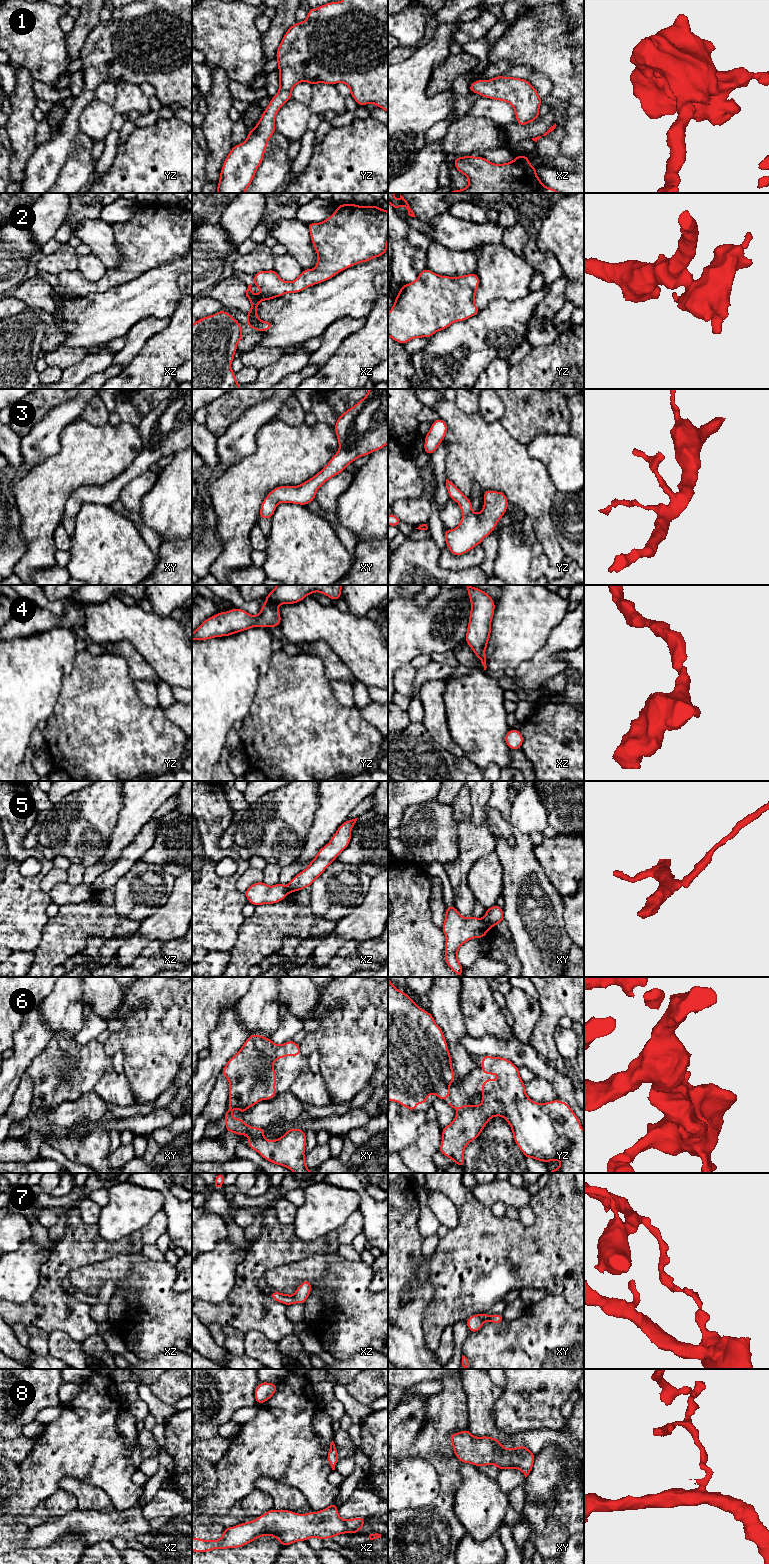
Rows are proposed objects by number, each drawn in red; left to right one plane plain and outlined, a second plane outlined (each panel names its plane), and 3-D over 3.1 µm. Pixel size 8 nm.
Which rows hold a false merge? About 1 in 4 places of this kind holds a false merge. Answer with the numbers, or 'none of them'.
5, 7

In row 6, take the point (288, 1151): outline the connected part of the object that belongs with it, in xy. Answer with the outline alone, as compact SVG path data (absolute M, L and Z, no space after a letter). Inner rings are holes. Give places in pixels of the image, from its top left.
M249 1035L245 1044L238 1053L231 1057L221 1071L229 1081L229 1100L231 1107L227 1109L225 1116L226 1131L237 1135L249 1137L248 1147L258 1152L264 1159L277 1165L289 1168L294 1173L317 1173L309 1172L305 1163L306 1134L305 1131L297 1128L288 1129L282 1137L276 1140L266 1140L264 1138L265 1128L257 1128L247 1125L241 1118L233 1118L232 1111L235 1108L240 1110L240 1114L250 1107L253 1107L261 1100L274 1098L276 1094L275 1083L277 1075L273 1064L277 1059L287 1056L300 1056L300 1045L293 1040L287 1041L282 1045L272 1042L271 1038L265 1038L261 1035Z

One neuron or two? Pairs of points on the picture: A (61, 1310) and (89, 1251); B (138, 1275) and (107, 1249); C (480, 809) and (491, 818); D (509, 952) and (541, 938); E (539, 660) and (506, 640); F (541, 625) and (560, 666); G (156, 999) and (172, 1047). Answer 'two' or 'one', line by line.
A: one
B: two
C: one
D: two
E: two
F: two
G: one

